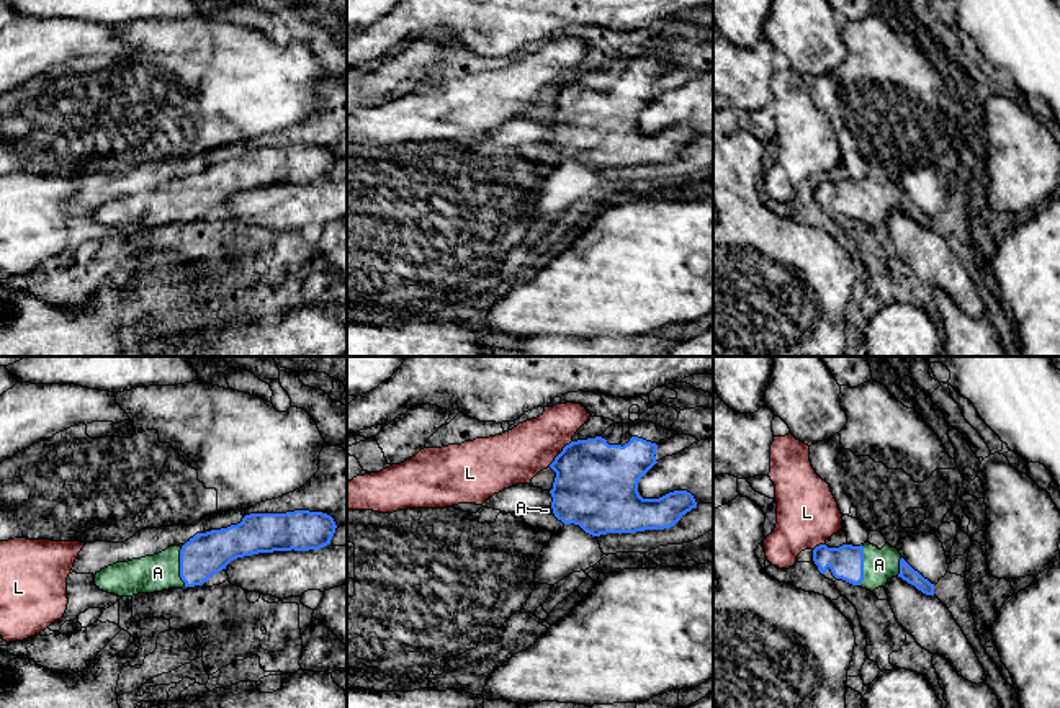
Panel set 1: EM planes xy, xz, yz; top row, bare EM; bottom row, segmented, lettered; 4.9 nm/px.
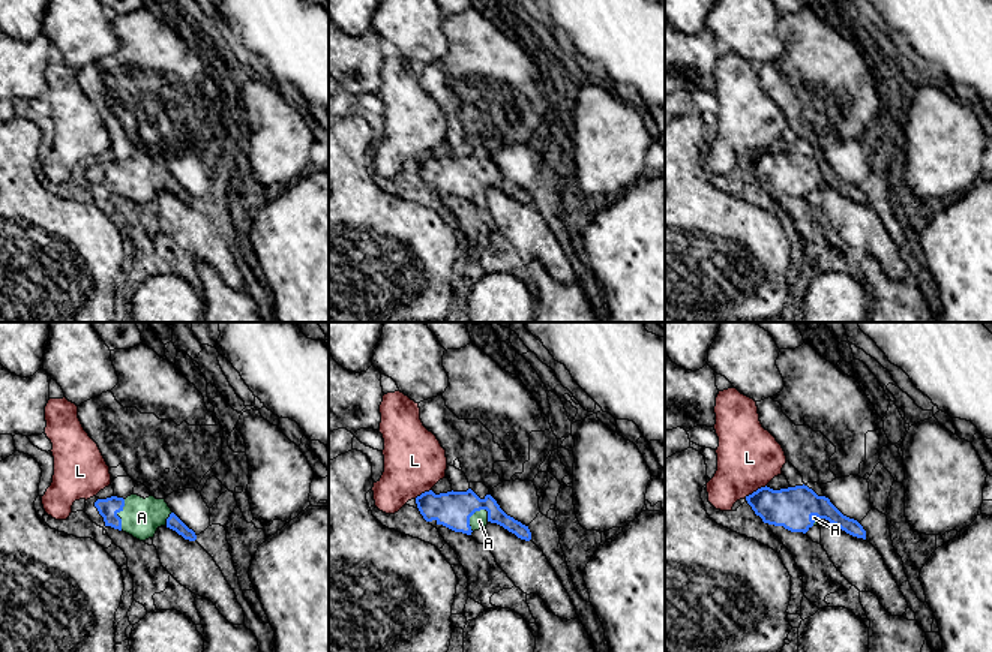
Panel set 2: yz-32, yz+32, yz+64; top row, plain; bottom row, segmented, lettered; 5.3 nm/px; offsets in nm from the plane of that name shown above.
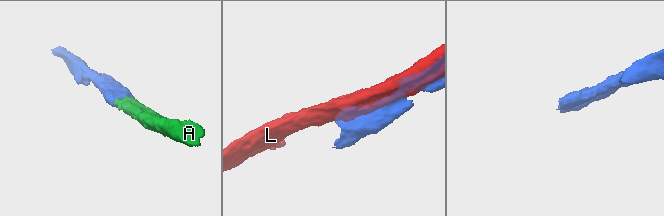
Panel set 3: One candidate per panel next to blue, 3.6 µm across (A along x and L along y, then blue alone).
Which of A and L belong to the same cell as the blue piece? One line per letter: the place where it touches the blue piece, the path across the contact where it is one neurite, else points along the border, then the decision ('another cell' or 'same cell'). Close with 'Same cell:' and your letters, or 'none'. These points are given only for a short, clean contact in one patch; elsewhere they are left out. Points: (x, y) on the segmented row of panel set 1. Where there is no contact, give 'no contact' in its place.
A: contact xy (180, 566); same cell
L: contact xz (560, 453); another cell
Same cell: A

